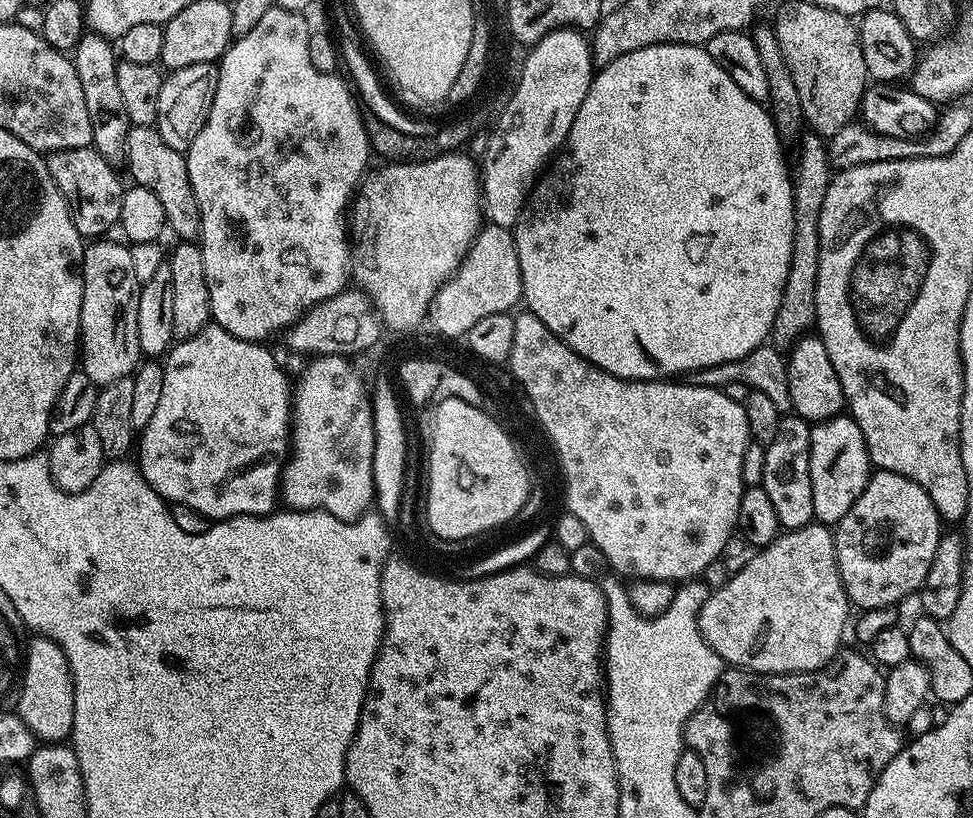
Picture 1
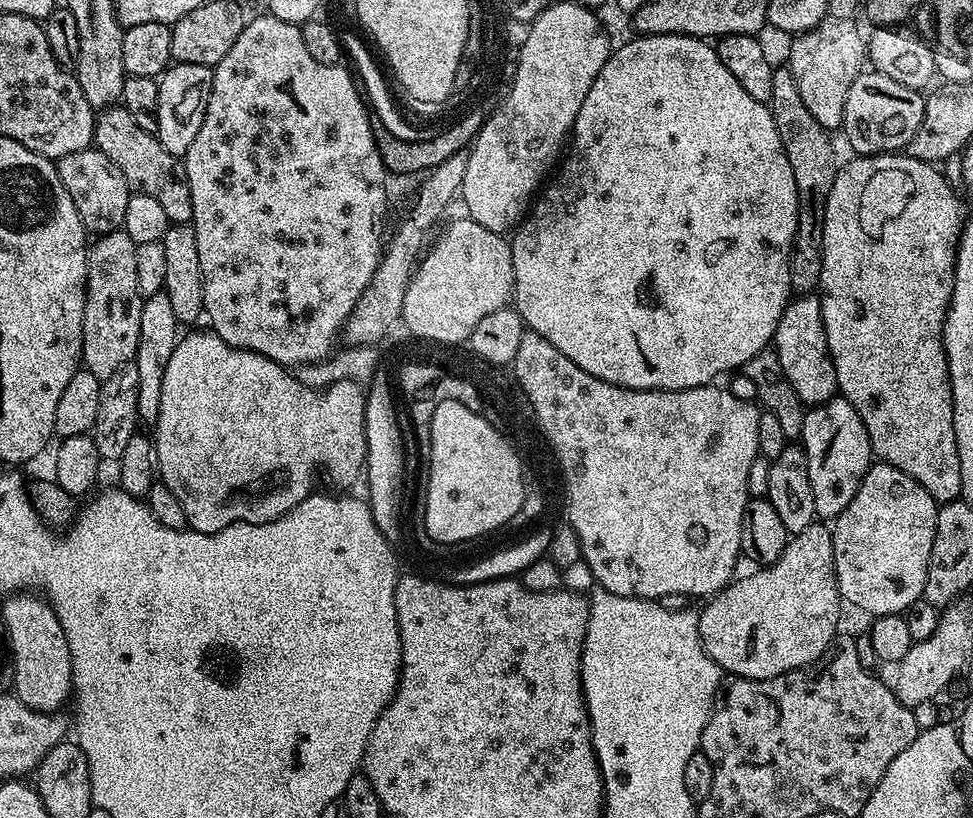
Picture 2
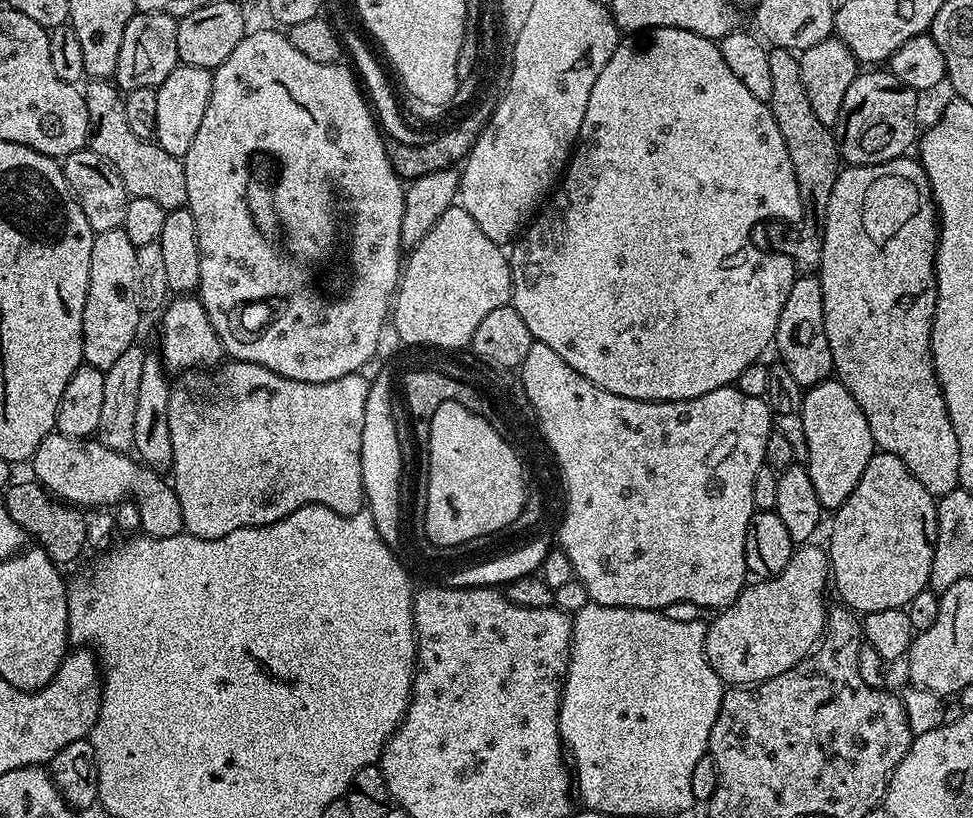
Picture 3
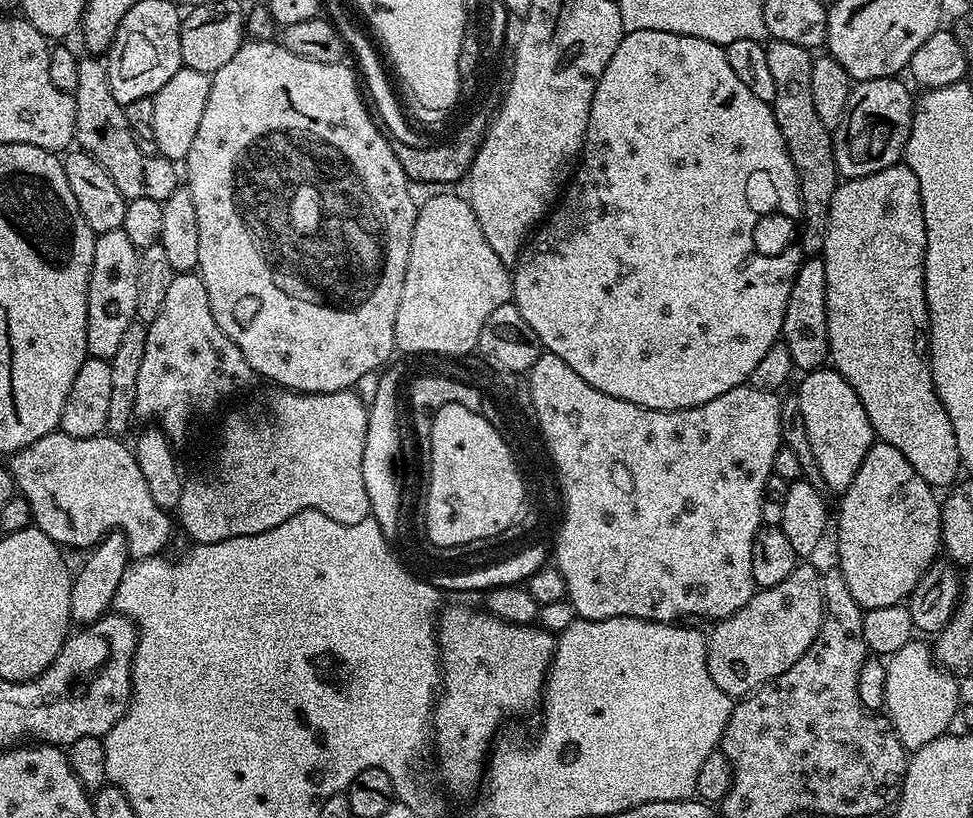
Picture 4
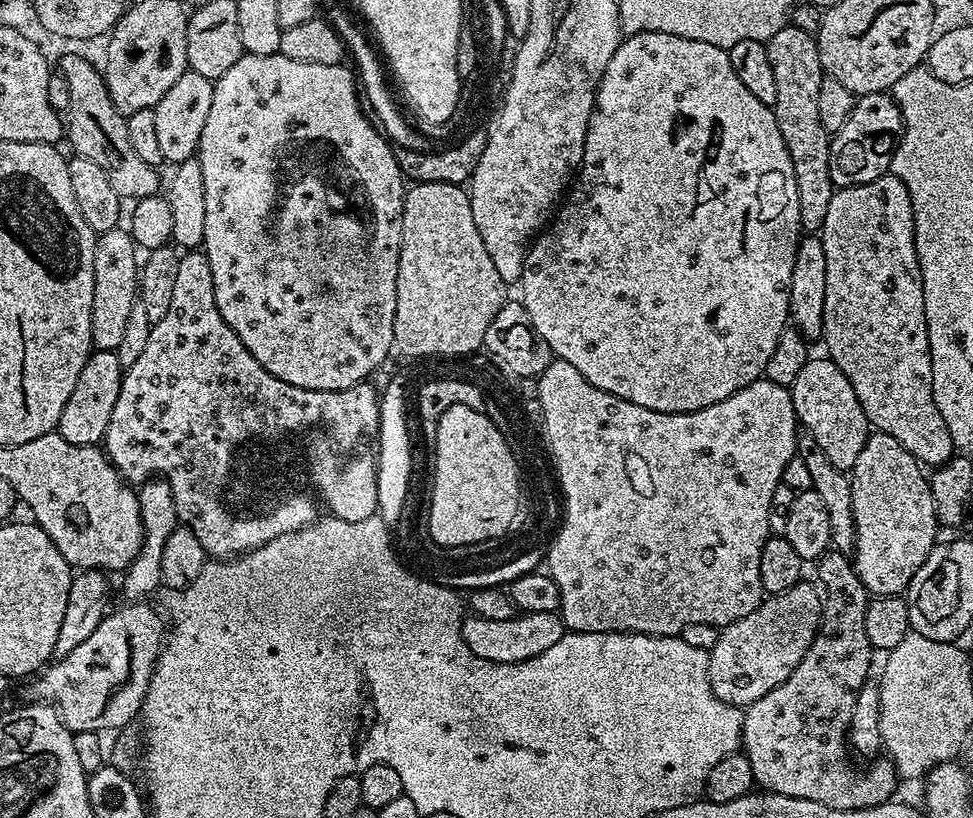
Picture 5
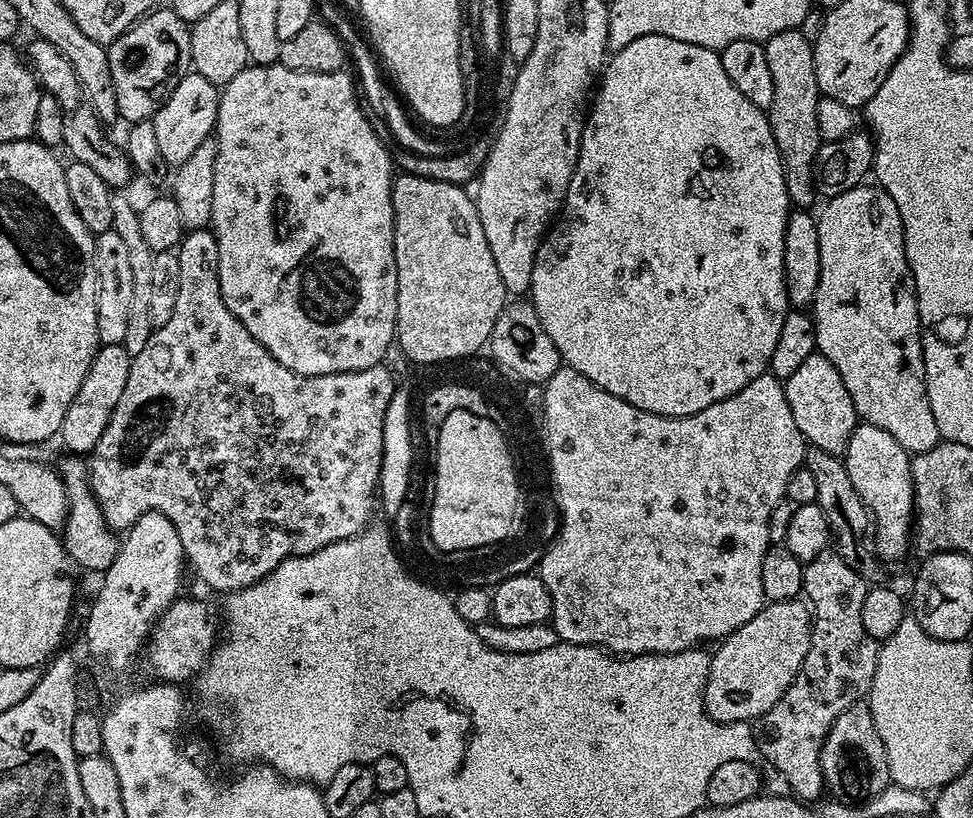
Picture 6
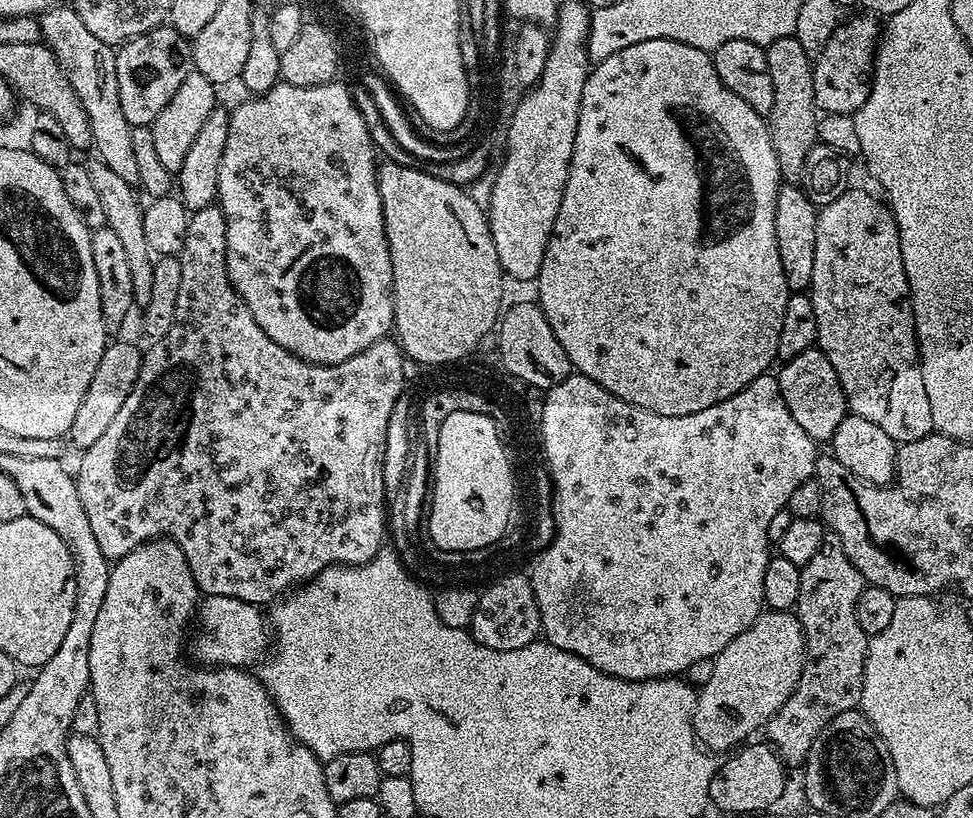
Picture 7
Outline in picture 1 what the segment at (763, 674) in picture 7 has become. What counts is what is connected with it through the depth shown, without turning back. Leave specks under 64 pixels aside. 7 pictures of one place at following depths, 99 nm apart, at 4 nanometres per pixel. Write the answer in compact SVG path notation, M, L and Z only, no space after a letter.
M813 522L794 528L791 530L781 531L773 544L767 548L759 549L732 577L729 578L728 584L724 584L720 589L709 591L708 601L700 607L700 633L708 645L724 659L725 665L749 672L763 672L765 674L787 674L789 672L813 672L823 668L825 664L831 662L836 657L837 652L841 651L842 644L840 639L844 636L844 627L848 624L848 608L850 601L844 583L838 570L836 561L836 538L833 529L829 525Z

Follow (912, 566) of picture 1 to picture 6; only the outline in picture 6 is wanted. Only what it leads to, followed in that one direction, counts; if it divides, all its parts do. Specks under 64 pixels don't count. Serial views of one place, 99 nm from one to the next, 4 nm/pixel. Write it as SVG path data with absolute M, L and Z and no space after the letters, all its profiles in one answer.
M860 422L854 434L850 434L848 449L842 459L850 482L854 482L854 490L858 490L858 498L862 498L868 507L874 525L875 551L885 561L898 559L910 548L910 537L914 532L916 491L912 485L912 456L902 445L894 442L886 430Z

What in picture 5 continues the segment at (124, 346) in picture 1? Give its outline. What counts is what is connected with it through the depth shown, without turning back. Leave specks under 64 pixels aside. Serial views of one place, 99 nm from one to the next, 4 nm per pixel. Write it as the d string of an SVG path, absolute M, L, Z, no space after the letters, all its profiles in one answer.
M118 226L96 237L94 246L94 306L92 307L92 346L101 352L115 352L122 342L130 310L138 299L138 249L127 227Z

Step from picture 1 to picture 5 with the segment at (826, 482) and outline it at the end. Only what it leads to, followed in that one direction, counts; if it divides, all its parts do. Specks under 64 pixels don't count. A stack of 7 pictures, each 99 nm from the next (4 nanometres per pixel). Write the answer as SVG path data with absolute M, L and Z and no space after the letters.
M810 358L806 366L798 373L798 378L790 386L796 419L810 434L814 434L814 442L822 446L822 454L839 472L847 473L858 462L858 454L862 454L862 446L866 446L870 435L870 425L862 406L858 402L858 394L854 394L854 386L846 382L846 374L838 370L833 360L827 358Z

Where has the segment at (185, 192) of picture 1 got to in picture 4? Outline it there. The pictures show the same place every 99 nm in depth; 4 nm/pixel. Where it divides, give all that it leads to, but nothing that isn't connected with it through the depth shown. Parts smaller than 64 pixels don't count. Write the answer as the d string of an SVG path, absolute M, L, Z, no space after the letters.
M81 59L78 63L78 86L76 97L76 139L79 151L89 152L95 160L102 162L106 174L114 178L114 186L127 201L134 198L154 198L163 201L174 194L178 186L177 165L159 154L142 154L130 138L130 126L126 126L124 105L119 104L110 90L108 66L103 59Z

